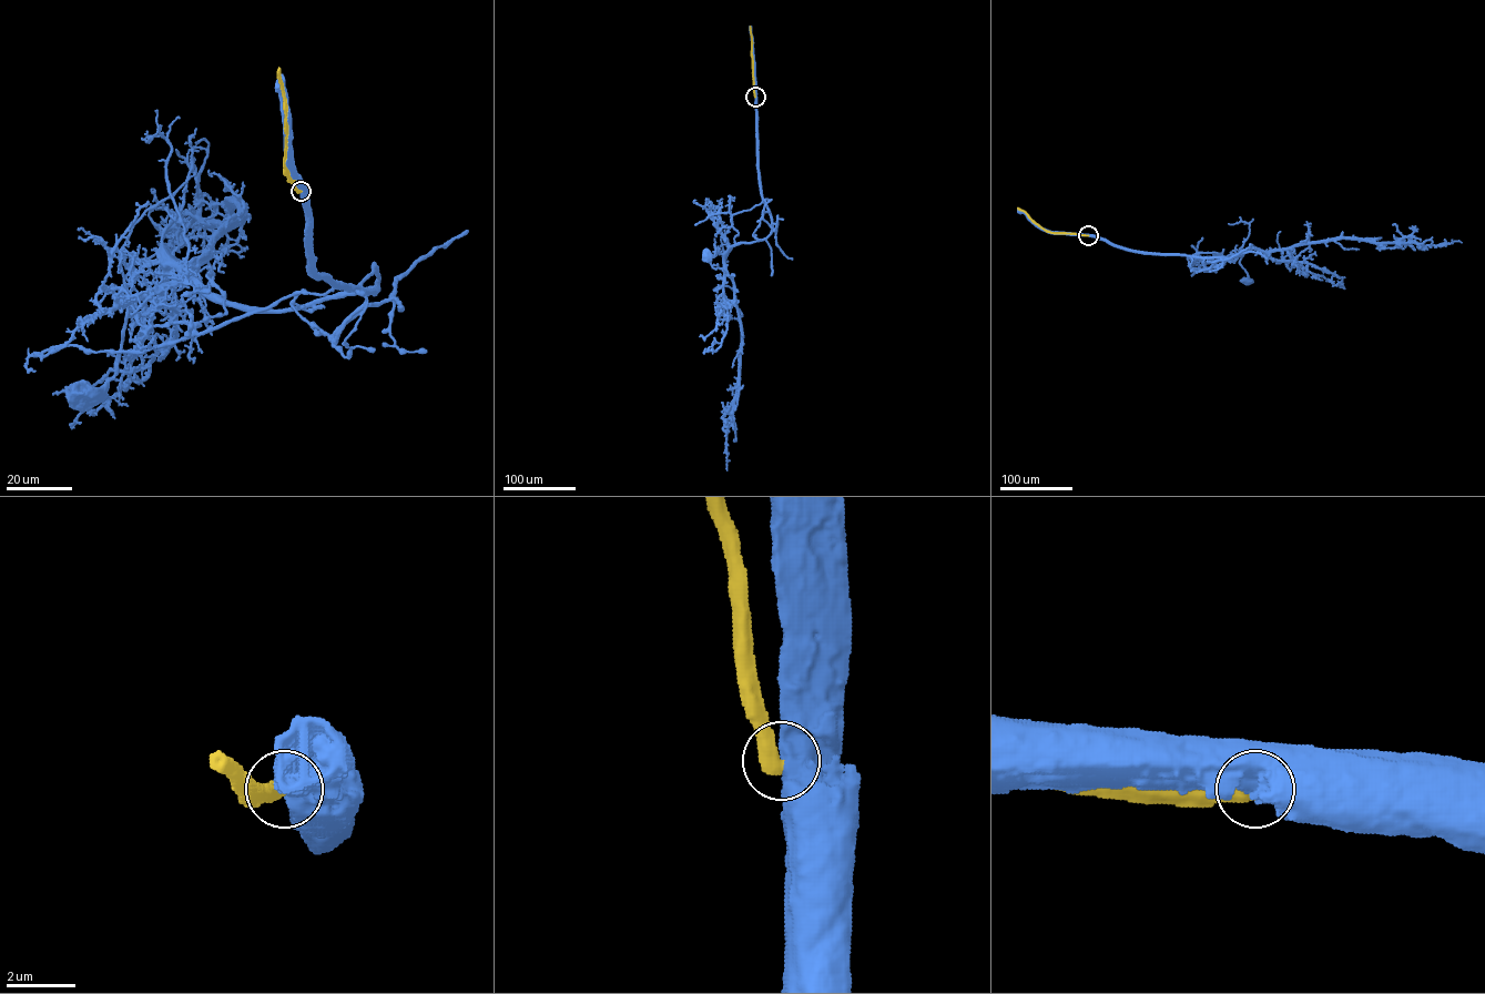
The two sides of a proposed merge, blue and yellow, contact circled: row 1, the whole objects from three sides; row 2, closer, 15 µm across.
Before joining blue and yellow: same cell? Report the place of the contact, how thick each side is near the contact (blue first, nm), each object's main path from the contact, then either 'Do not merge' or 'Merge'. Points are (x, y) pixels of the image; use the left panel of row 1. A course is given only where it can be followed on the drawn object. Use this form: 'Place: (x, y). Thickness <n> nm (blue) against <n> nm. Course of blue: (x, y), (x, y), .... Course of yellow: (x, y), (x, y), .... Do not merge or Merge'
Place: (301, 191). Thickness 900 nm (blue) against 550 nm. Course of blue: (301, 191), (311, 266), (334, 284), (376, 290), (242, 310), (149, 263), (128, 287), (113, 377), (84, 397). Course of yellow: (301, 191), (294, 188), (284, 169), (286, 100), (278, 67). Do not merge

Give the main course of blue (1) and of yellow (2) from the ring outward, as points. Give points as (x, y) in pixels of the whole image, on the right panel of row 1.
1: (1088, 235), (1136, 251), (1227, 257), (1233, 262), (1246, 251), (1239, 264), (1247, 273), (1247, 282)
2: (1088, 235), (1047, 232), (1018, 208)

